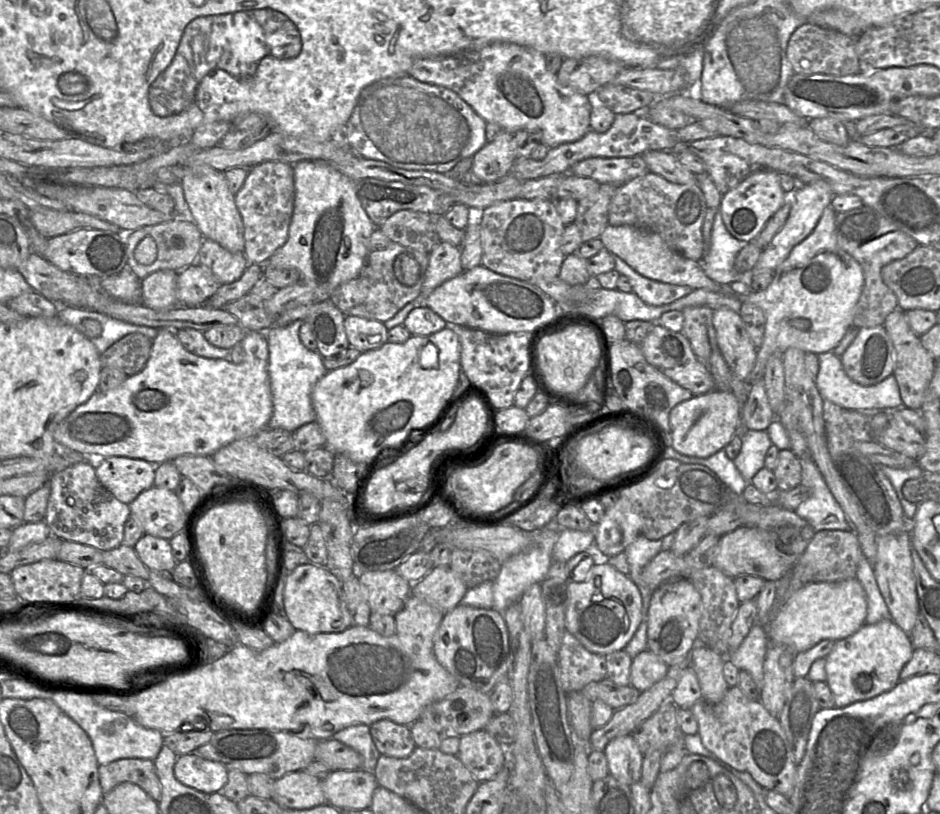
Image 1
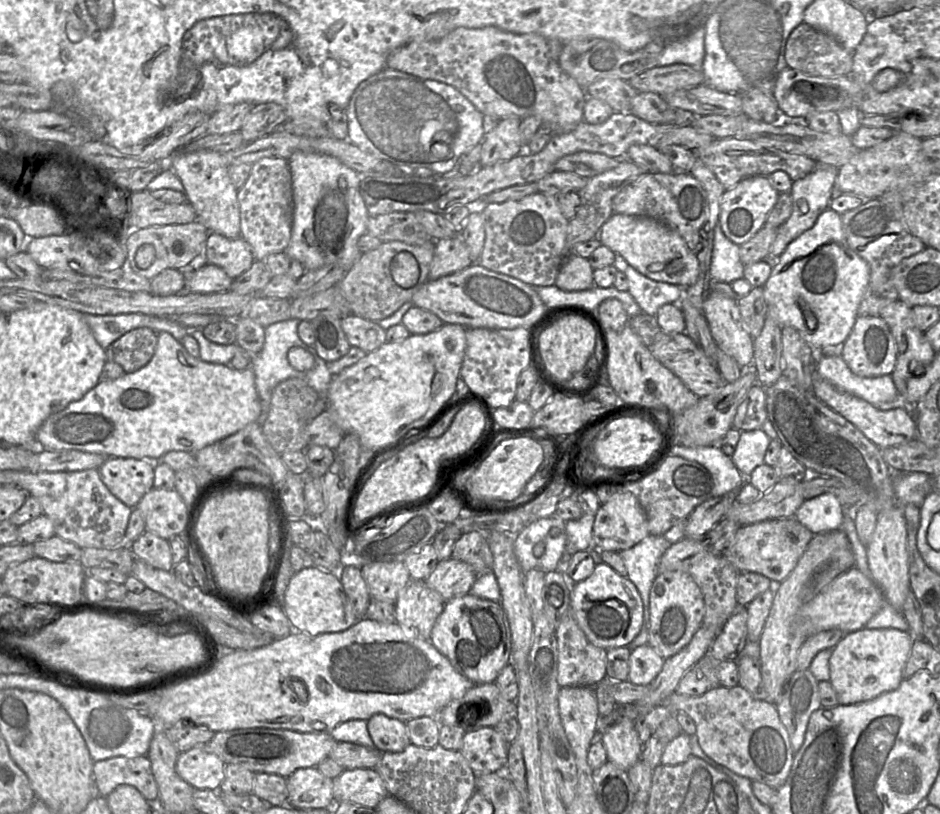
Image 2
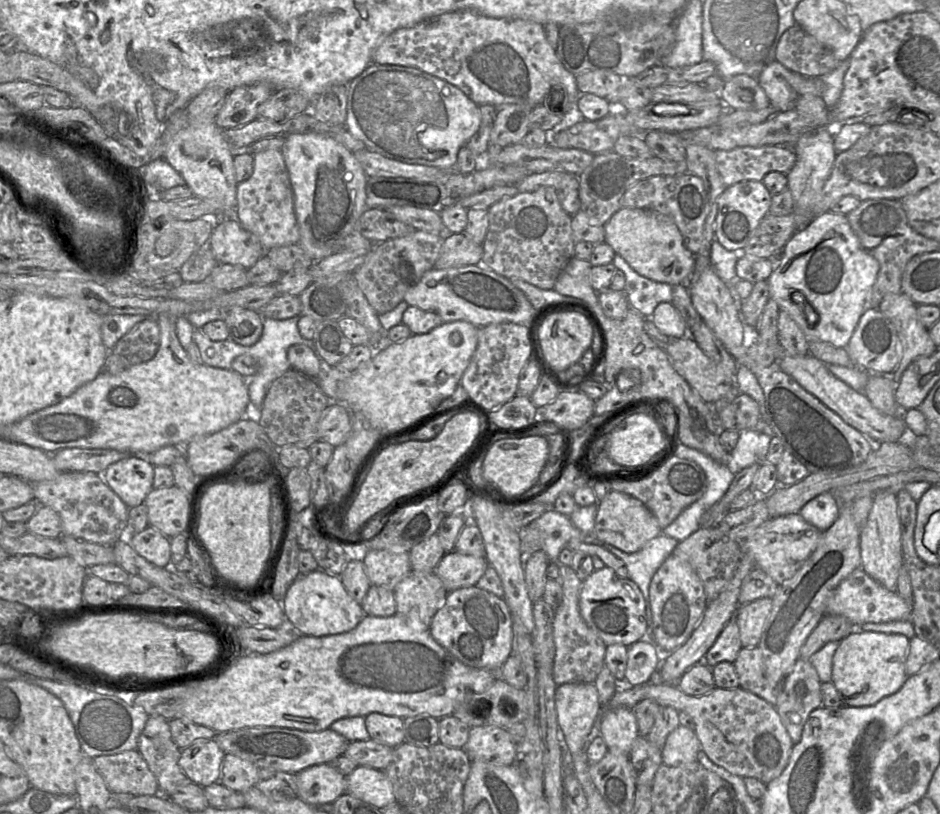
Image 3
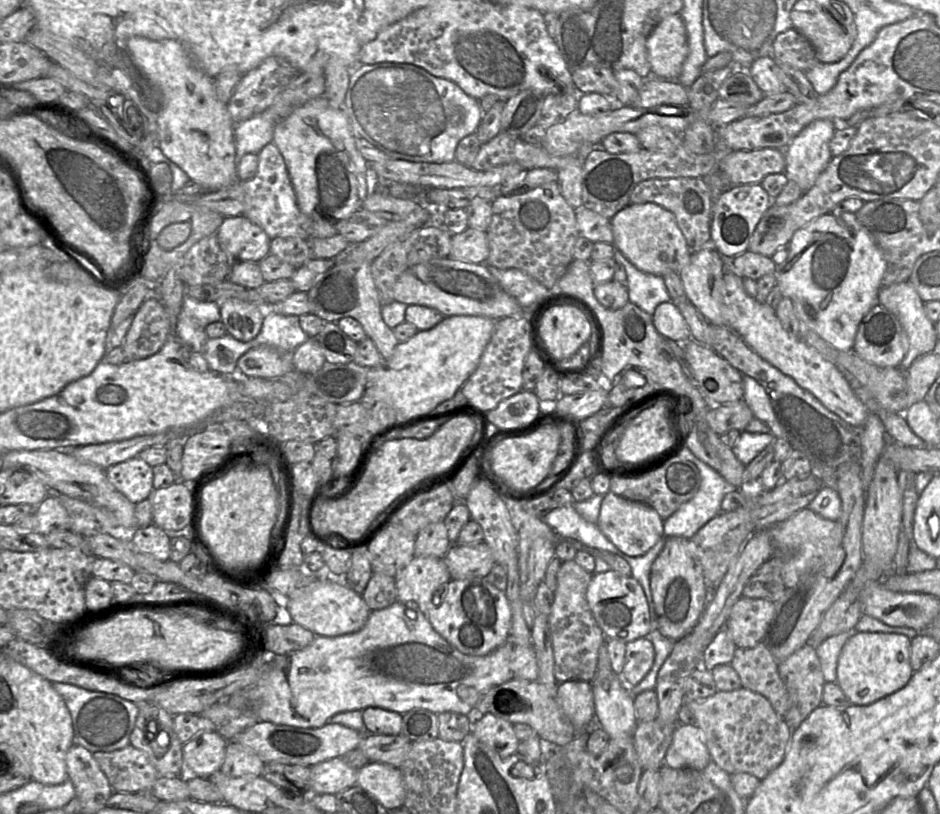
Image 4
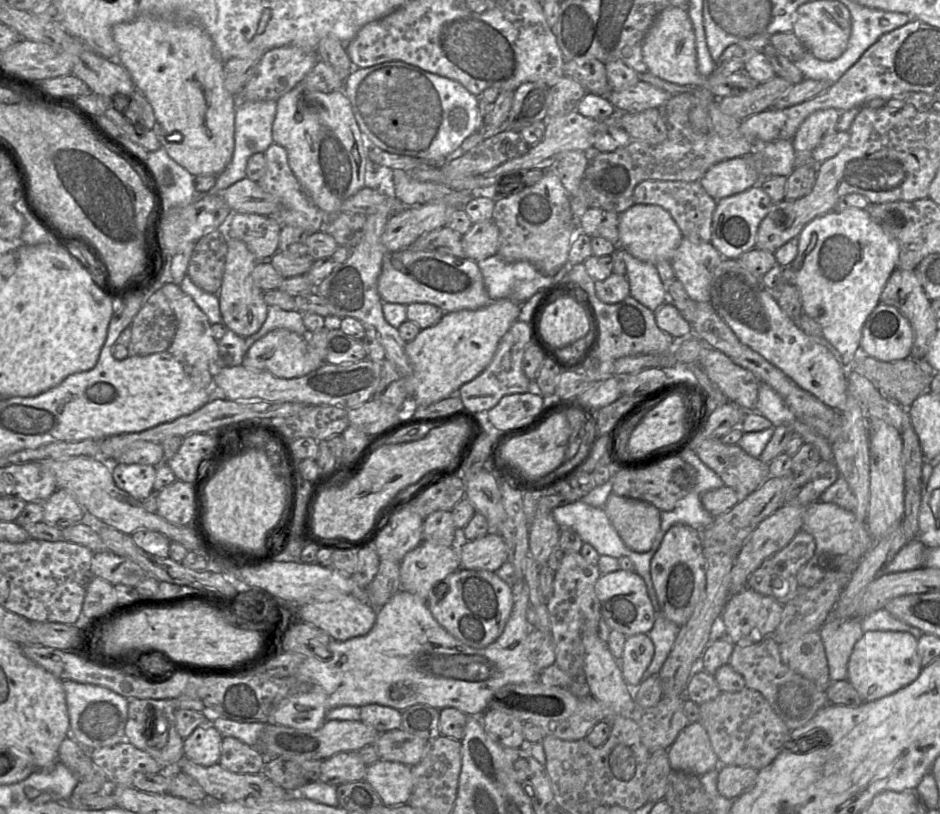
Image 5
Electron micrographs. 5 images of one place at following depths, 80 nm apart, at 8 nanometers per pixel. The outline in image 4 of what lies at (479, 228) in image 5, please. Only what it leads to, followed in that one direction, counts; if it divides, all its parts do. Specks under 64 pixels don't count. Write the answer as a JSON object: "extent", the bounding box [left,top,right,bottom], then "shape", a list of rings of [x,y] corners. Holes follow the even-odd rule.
{"extent":[448,227,490,264],"shape":[[[468,227],[465,231],[463,231],[460,234],[453,234],[451,240],[452,249],[448,257],[455,260],[476,264],[486,262],[490,252],[486,231]]]}

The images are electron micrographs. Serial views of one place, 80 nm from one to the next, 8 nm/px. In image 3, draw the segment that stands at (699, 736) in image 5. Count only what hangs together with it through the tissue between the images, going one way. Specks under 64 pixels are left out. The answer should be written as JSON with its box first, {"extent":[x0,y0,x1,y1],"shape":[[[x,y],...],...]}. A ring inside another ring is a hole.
{"extent":[662,725,700,766],"shape":[[[679,725],[666,739],[662,748],[662,763],[666,766],[680,766],[695,762],[700,750],[695,732]]]}

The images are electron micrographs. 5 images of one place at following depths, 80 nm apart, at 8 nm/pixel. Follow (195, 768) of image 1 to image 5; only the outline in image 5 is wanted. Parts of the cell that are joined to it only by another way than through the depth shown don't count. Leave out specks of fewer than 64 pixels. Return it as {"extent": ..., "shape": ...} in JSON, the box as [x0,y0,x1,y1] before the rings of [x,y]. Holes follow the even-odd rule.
{"extent":[184,724,222,765],"shape":[[[213,724],[199,726],[184,739],[184,756],[198,765],[214,765],[220,759],[222,739],[222,735]]]}

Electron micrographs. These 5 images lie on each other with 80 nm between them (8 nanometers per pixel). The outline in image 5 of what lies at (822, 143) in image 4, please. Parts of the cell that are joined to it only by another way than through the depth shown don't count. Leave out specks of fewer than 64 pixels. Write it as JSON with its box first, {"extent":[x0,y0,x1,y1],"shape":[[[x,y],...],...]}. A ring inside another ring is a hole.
{"extent":[792,108,840,166],"shape":[[[828,108],[815,111],[804,120],[792,139],[796,166],[816,165],[812,159],[812,151],[826,136],[836,132],[840,116],[840,111]]]}

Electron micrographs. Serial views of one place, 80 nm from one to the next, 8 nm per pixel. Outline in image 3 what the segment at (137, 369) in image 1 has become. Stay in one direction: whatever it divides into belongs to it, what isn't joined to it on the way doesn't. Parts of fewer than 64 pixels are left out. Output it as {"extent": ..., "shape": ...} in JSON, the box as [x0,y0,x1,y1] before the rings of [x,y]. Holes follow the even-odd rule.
{"extent":[111,318,160,367],"shape":[[[147,318],[125,334],[111,350],[127,367],[151,360],[160,347],[159,324]]]}

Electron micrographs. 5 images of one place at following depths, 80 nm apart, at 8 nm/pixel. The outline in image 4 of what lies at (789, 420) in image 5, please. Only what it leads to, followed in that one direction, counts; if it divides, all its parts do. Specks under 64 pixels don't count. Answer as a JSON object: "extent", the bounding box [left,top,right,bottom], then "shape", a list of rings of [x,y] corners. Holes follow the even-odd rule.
{"extent":[743,375,784,438],"shape":[[[743,375],[743,387],[743,400],[752,411],[754,417],[769,426],[771,434],[775,438],[784,438],[784,430],[775,417],[769,397],[763,386],[752,377]]]}

